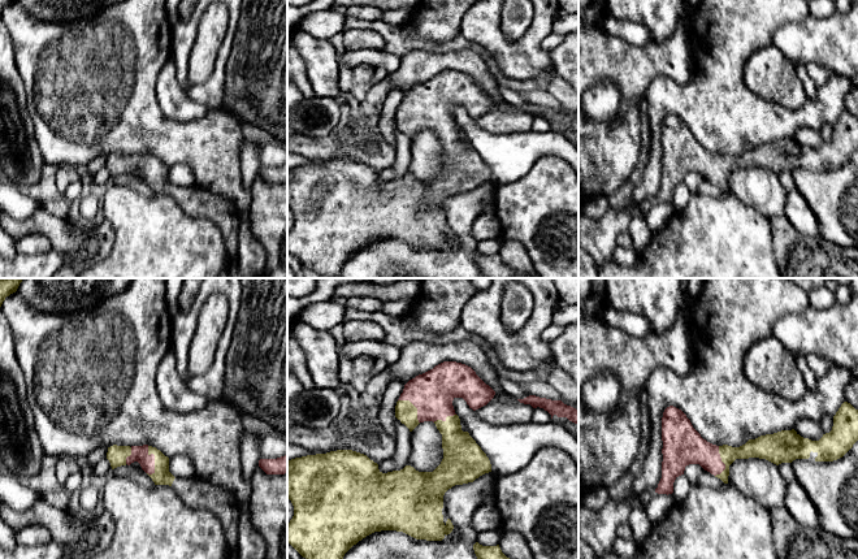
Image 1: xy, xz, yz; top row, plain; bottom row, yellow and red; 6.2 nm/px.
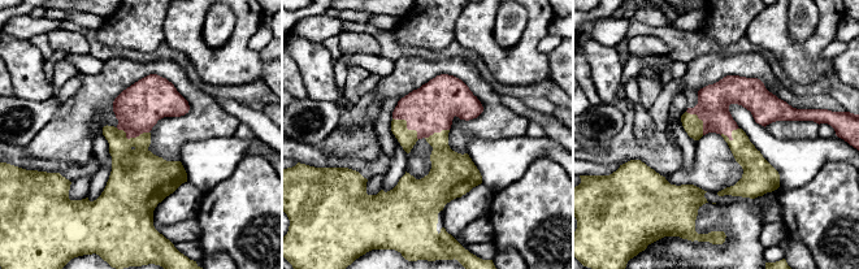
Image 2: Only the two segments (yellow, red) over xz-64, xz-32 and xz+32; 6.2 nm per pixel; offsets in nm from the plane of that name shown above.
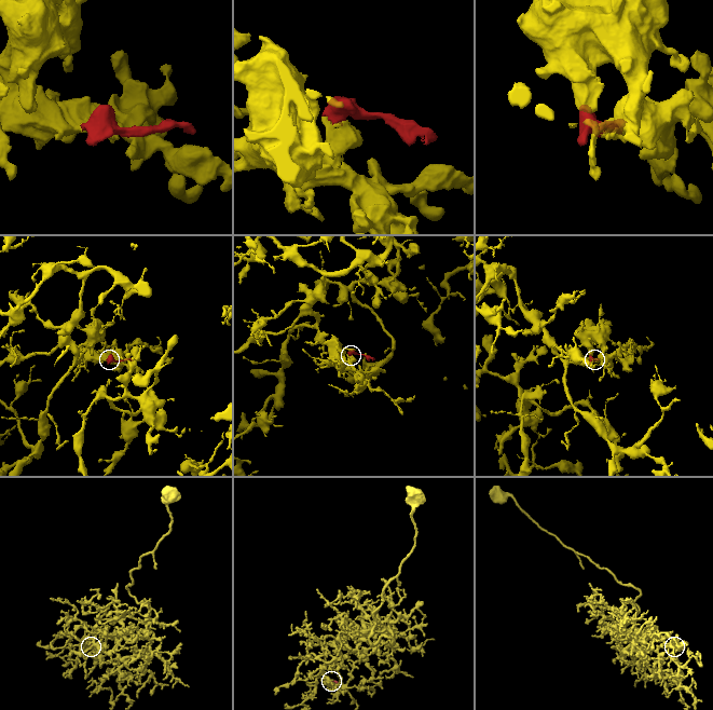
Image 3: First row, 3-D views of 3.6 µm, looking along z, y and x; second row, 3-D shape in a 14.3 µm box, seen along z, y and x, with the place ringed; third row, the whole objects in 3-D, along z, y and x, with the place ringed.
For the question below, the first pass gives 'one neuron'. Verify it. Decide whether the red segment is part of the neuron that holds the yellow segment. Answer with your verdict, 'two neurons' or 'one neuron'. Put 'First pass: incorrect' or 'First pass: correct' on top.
First pass: correct
one neuron

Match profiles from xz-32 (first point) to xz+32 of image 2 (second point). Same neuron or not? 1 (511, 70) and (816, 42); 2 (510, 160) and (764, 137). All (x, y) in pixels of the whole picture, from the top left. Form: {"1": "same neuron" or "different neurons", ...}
{"1": "same neuron", "2": "same neuron"}

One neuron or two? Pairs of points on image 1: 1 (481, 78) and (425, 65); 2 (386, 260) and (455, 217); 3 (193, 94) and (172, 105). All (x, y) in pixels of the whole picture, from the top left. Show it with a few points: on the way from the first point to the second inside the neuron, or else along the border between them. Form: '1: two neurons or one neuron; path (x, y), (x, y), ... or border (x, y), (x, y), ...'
1: one neuron; path (467, 64), (440, 63)
2: one neuron; path (414, 260), (451, 260), (464, 245)
3: two neurons; border (176, 69), (182, 90), (209, 109)

